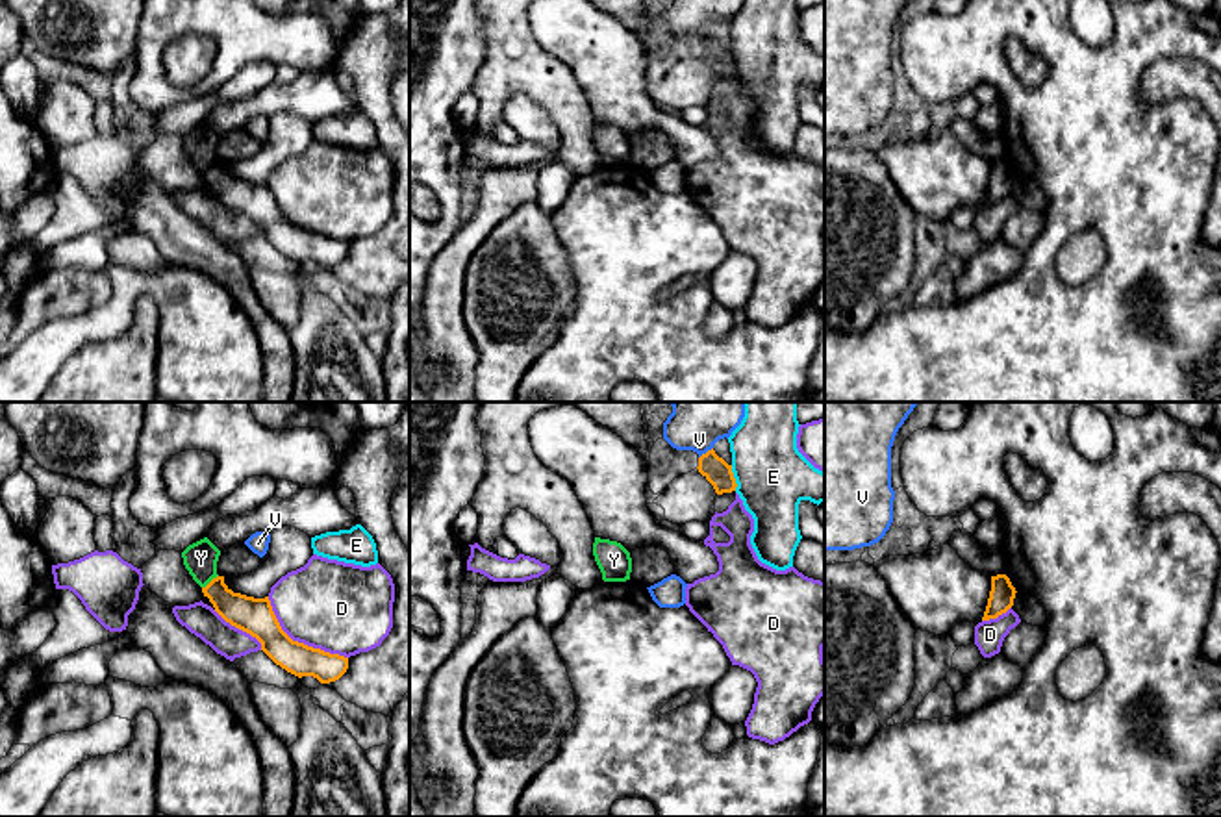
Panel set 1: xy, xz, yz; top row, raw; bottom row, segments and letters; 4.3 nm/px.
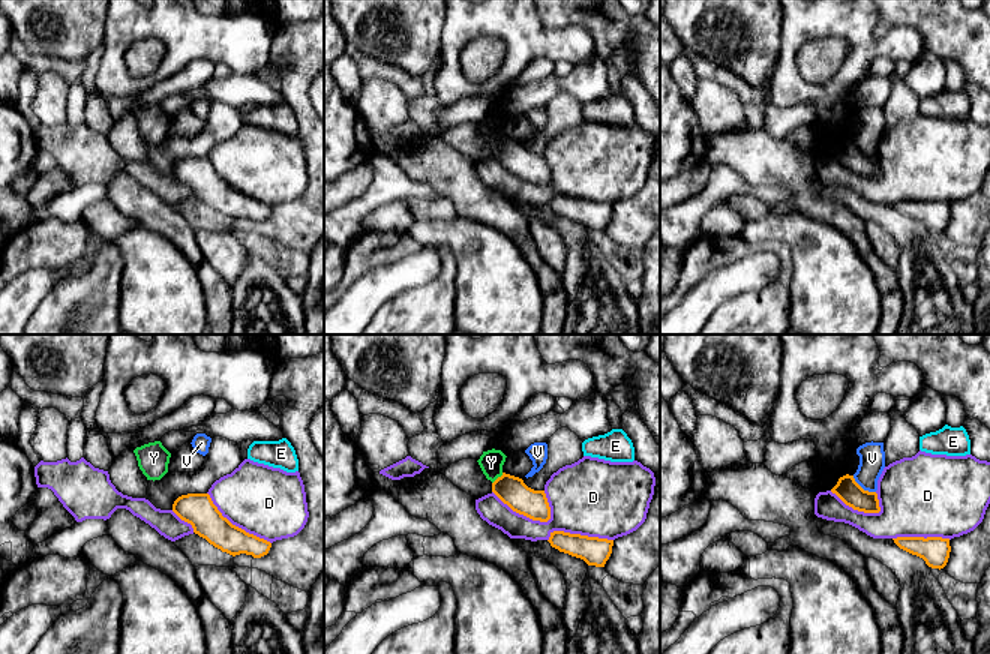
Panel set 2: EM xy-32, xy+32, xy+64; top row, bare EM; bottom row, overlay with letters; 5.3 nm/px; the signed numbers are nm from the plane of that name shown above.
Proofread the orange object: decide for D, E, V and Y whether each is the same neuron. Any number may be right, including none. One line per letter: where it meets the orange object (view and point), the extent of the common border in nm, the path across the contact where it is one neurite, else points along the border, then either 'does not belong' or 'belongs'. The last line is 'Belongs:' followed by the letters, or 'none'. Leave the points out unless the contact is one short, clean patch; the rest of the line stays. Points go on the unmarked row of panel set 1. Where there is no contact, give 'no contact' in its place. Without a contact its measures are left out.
D: contact xy (297, 226); length 440 nm; does not belong
E: contact xz (734, 63); length 110 nm; does not belong
V: contact xz (706, 37); length 80 nm; does not belong
Y: contact xy (212, 165); length 90 nm; border xy (217, 160), (202, 173); does not belong
Belongs: none

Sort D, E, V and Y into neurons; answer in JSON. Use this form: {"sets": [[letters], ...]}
{"sets": [["D"], ["E"], ["V", "Y"]]}

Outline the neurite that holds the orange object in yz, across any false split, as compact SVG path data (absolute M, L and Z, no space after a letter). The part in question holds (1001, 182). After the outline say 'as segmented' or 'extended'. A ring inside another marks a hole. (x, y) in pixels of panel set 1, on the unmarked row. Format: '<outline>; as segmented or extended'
M1006 159L991 161L991 176L982 206L997 204L1013 191L1015 172Z; as segmented

